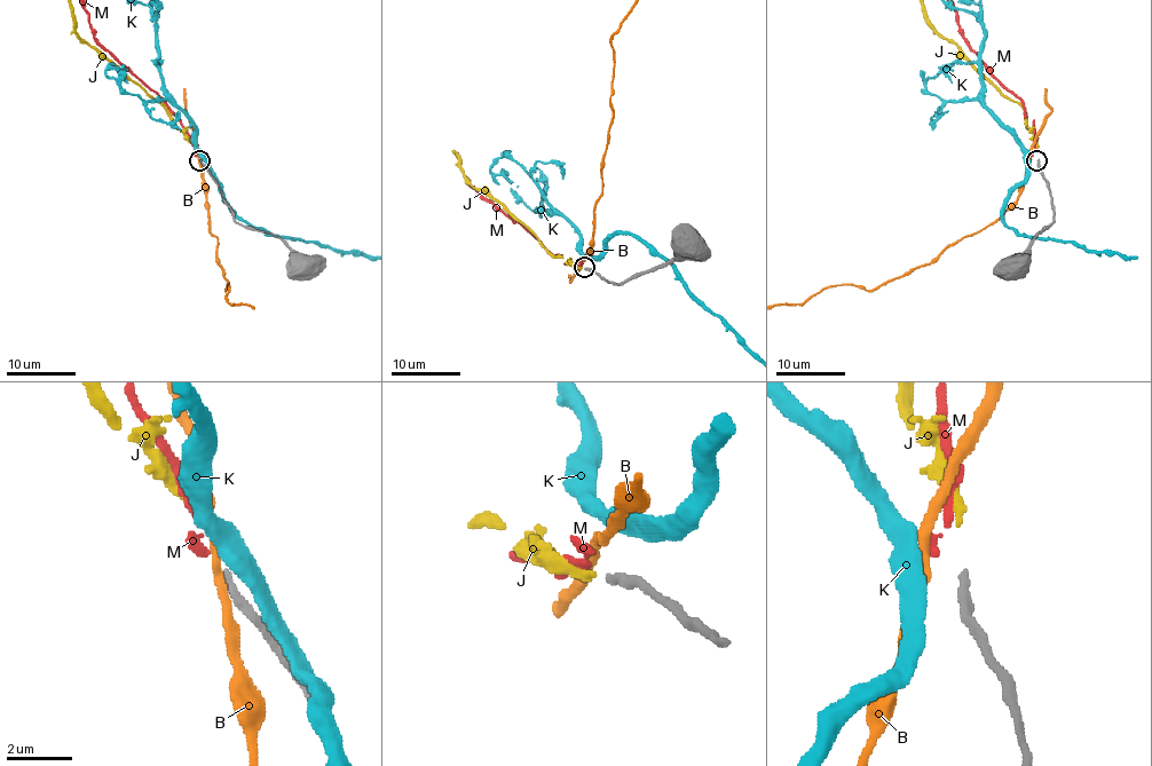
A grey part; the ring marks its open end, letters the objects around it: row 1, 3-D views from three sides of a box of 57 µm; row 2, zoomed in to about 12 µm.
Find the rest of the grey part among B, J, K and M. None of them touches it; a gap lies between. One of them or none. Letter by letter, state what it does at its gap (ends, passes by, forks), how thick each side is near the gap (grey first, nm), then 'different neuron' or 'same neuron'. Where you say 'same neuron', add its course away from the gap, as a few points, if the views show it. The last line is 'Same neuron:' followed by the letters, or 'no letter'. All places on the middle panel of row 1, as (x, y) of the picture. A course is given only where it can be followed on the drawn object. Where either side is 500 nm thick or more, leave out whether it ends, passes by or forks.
B: it passes by; 280 nm thick on the grey side, 240 nm on the other; different neuron
J: it ends there; 280 nm thick on the grey side, 260 nm on the other; different neuron
K: 280 nm thick on the grey side, 550 nm on the other; different neuron
M: it ends there; 280 nm thick on the grey side, 280 nm on the other; same neuron
Same neuron: M

